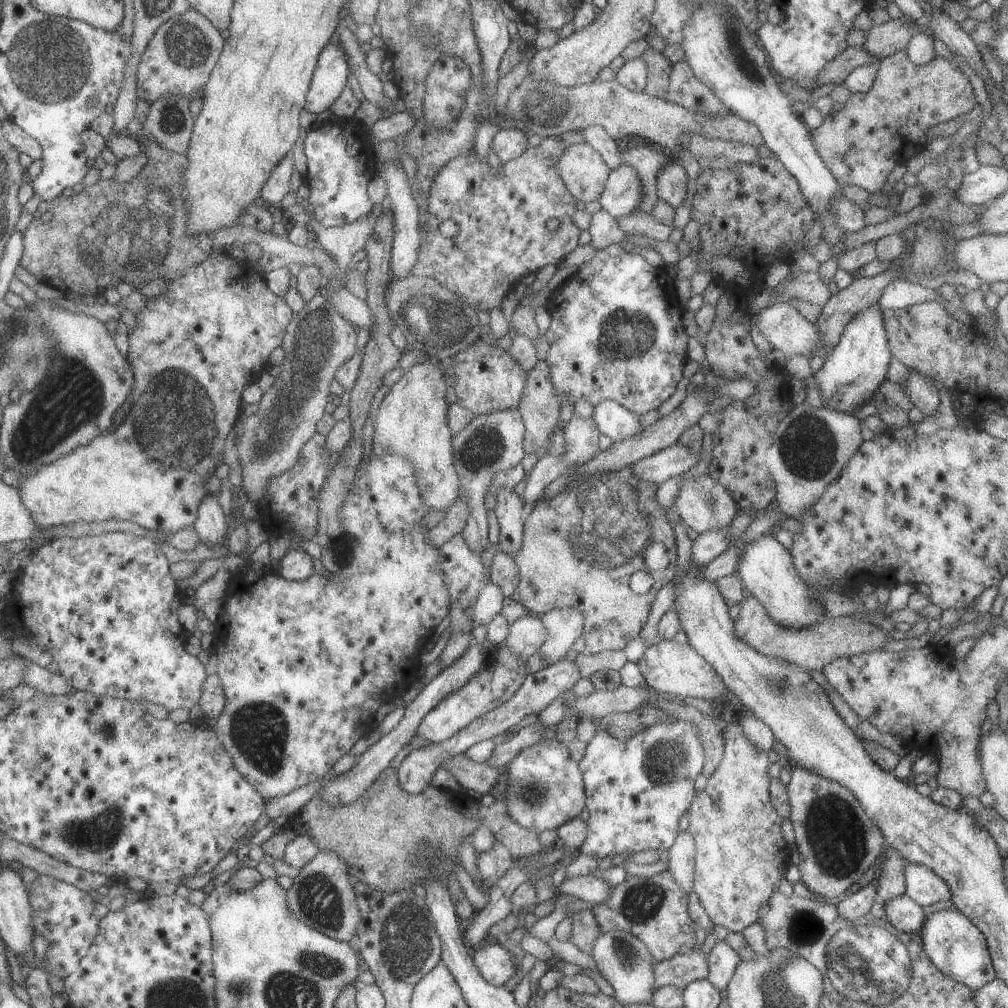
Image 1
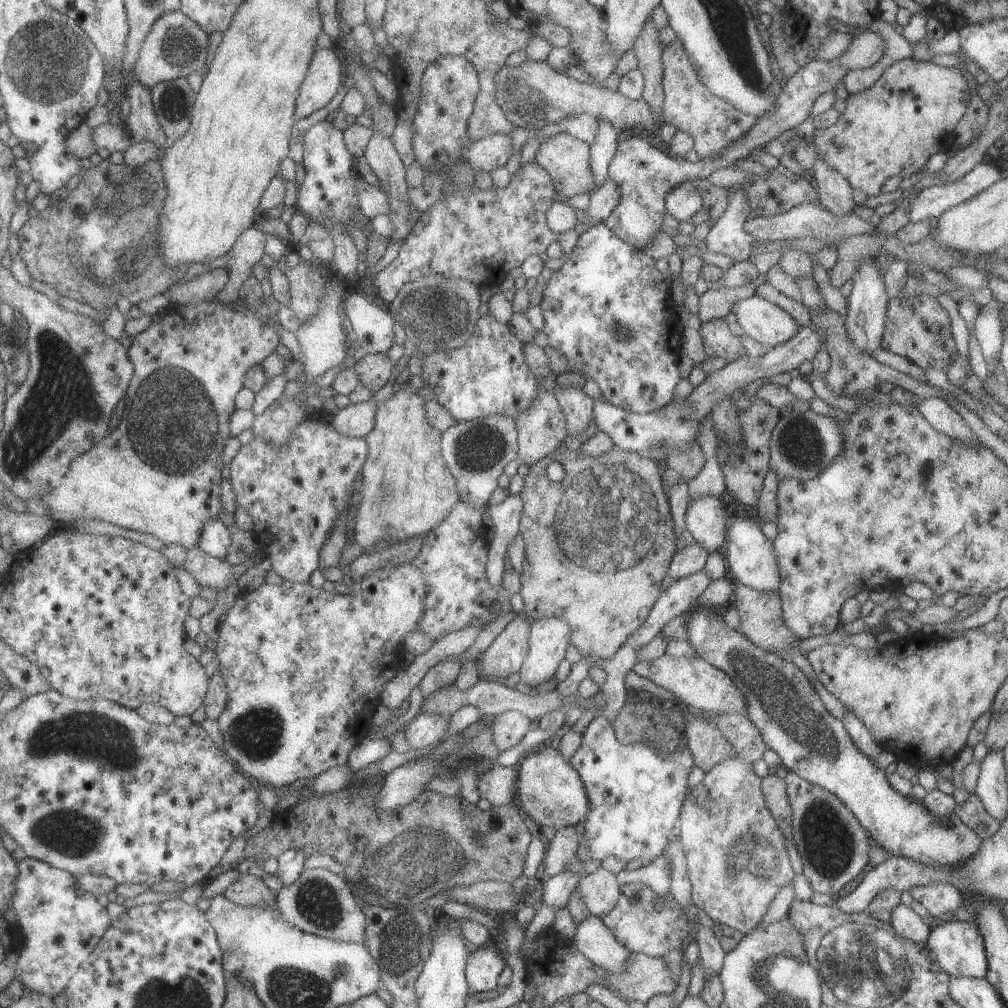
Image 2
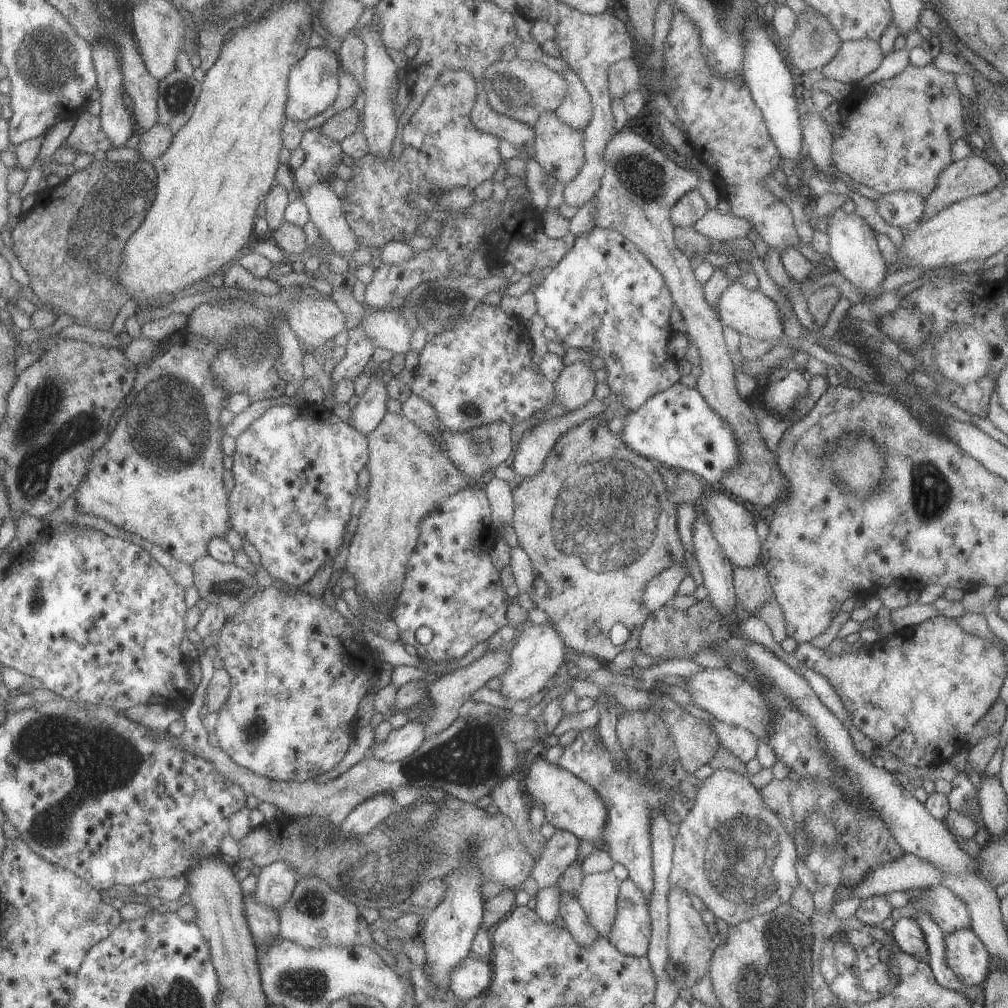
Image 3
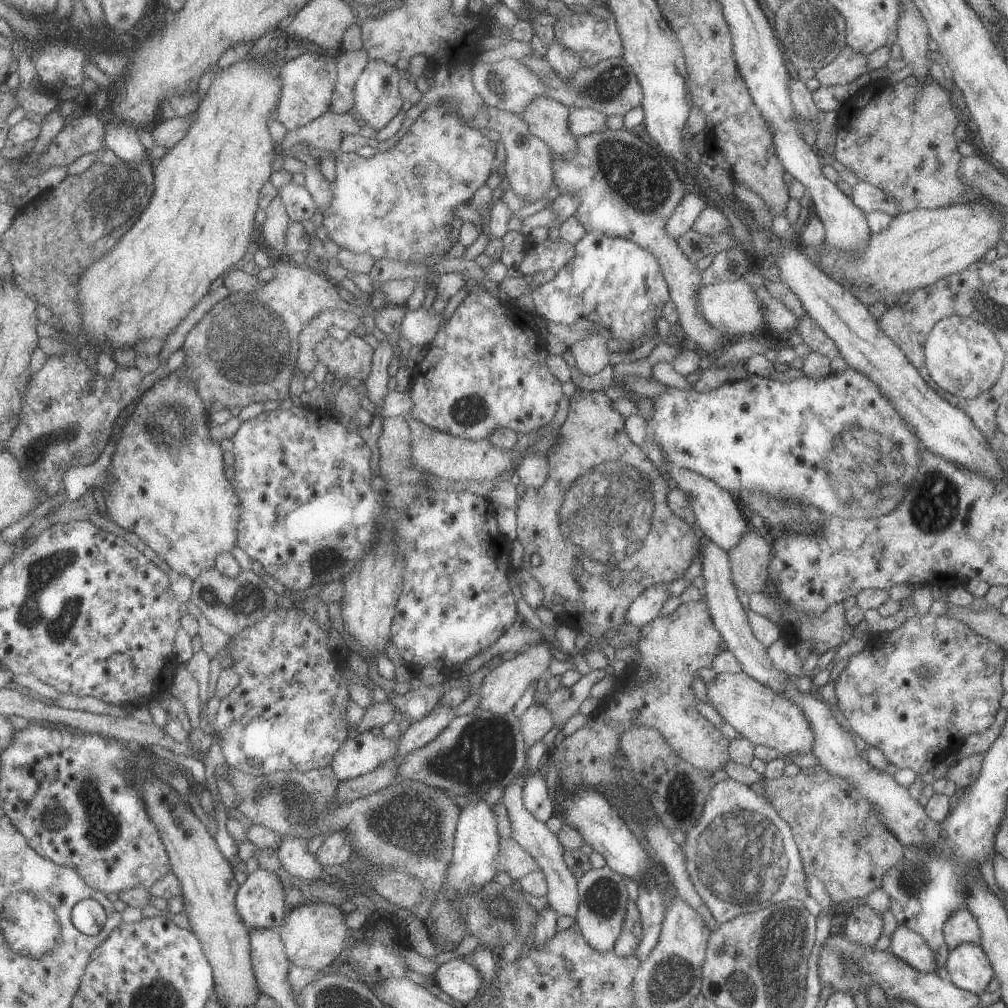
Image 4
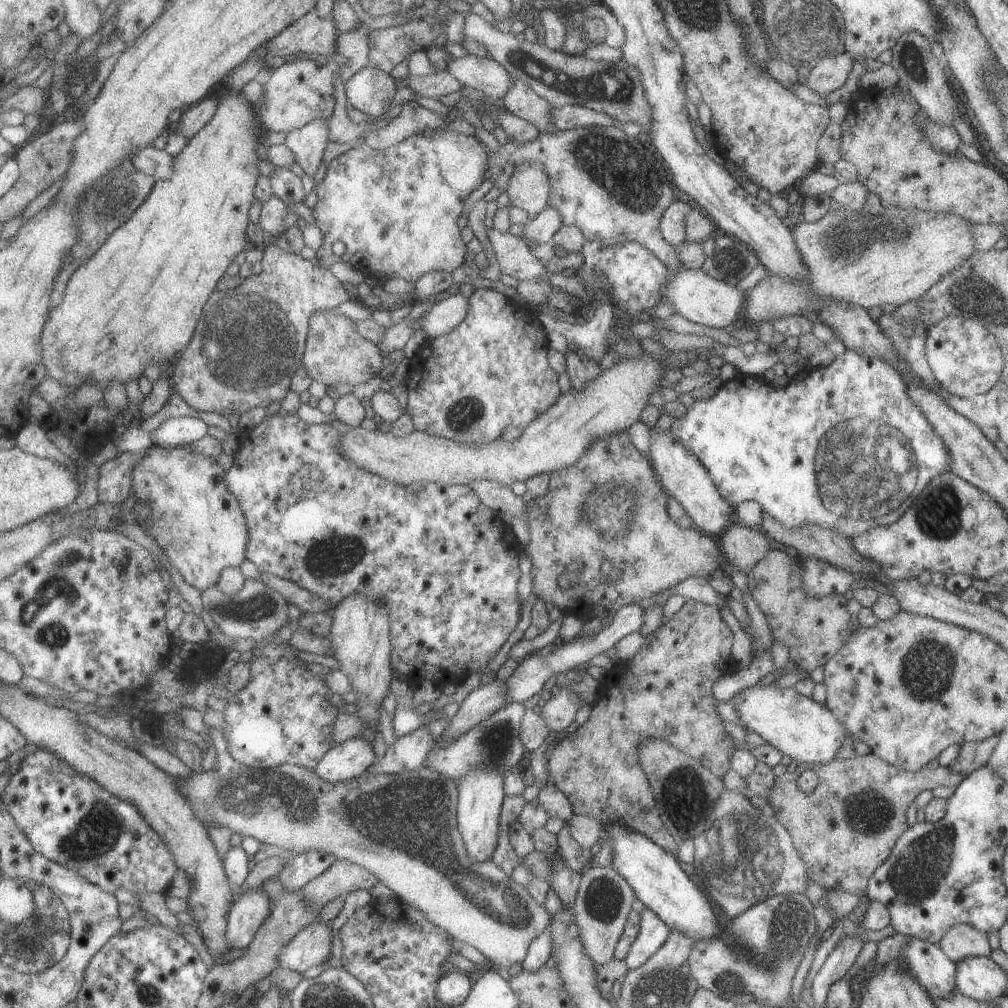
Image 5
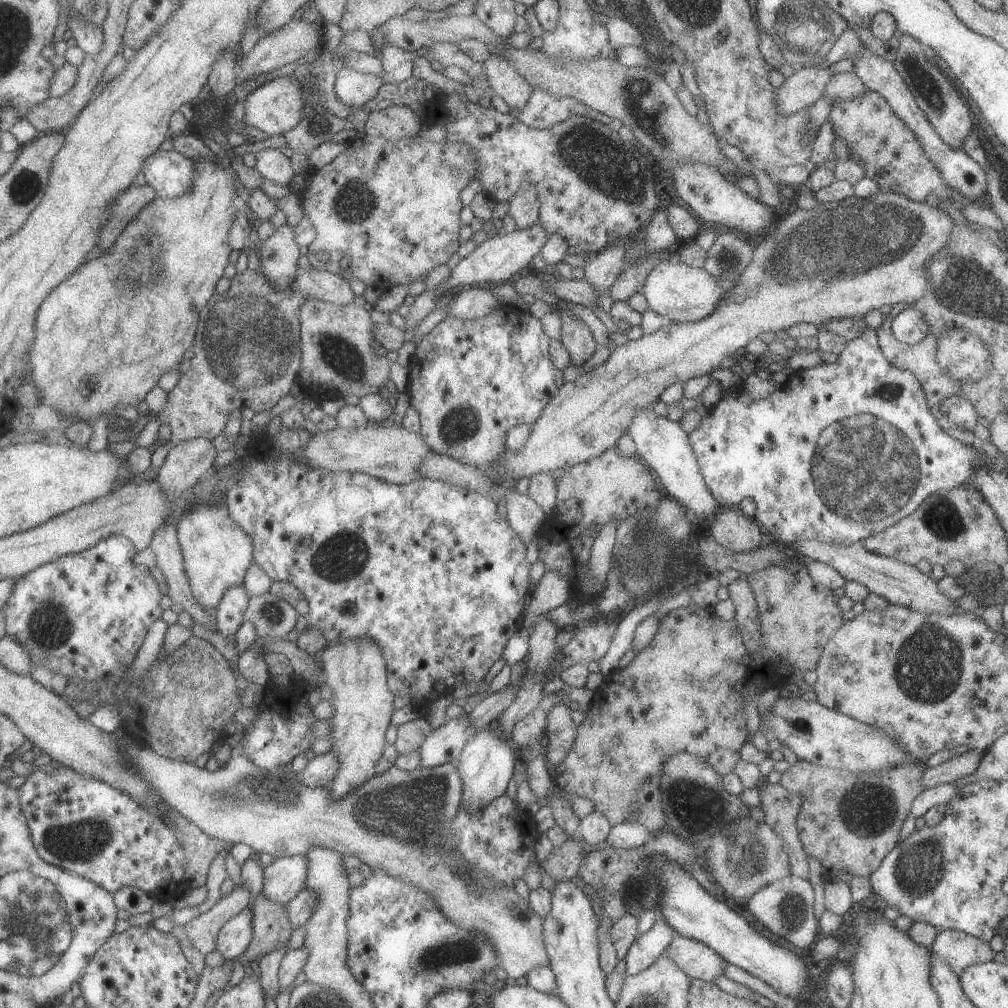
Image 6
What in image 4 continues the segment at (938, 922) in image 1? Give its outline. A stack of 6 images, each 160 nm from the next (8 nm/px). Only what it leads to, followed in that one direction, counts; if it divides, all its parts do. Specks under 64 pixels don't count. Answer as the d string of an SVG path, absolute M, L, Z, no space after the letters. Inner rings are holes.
M959 943L948 950L946 969L957 988L980 995L993 978L993 969L978 944Z

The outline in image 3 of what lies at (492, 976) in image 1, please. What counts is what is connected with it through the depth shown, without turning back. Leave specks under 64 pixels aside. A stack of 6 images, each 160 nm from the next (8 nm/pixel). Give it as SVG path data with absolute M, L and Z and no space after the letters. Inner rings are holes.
M467 956L450 972L449 994L466 1002L484 990L487 991L491 979L491 964L477 956Z

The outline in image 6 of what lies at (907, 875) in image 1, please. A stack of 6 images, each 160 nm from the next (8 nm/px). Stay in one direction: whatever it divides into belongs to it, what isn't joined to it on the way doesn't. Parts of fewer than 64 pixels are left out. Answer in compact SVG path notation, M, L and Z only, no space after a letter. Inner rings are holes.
M953 929L937 934L929 950L941 957L957 976L966 966L992 961L994 956L986 942Z

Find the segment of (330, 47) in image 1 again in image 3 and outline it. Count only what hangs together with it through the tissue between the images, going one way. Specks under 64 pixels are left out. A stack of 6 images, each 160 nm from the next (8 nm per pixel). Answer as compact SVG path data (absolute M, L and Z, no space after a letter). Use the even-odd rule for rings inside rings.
M324 46L308 48L291 66L286 82L285 116L289 120L304 121L324 111L336 99L338 76L342 71L336 53Z

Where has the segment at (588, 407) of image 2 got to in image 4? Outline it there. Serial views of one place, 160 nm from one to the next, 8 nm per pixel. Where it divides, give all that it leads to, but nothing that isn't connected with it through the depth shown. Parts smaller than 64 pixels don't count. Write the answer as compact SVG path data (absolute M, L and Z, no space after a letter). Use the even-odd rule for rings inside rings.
M599 333L588 335L568 349L574 356L576 370L585 376L597 374L608 364L610 352L606 347L606 336Z

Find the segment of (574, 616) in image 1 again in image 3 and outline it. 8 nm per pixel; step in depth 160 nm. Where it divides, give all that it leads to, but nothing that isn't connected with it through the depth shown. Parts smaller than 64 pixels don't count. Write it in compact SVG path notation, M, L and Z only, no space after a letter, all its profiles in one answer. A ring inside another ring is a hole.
M526 623L519 627L519 636L511 645L510 667L500 676L500 692L514 701L529 699L532 694L545 690L547 682L563 663L563 654L567 651L558 632L551 624Z

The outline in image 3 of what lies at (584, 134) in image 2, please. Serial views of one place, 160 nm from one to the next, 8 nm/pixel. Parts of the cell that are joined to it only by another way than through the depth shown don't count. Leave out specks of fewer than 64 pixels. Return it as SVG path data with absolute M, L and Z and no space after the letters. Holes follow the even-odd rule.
M571 70L561 75L566 82L566 93L554 110L555 116L572 129L582 131L591 120L592 104L581 79Z

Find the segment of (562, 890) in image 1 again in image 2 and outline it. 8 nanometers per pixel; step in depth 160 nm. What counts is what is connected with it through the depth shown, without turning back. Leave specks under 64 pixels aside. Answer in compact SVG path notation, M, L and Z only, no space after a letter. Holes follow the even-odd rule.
M599 867L592 873L583 873L578 880L576 888L590 914L599 918L612 910L619 896L619 886L617 885L615 875L602 867Z

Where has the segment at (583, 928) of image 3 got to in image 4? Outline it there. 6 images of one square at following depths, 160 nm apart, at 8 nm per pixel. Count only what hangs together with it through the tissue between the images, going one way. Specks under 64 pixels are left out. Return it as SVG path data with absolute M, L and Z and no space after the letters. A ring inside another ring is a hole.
M521 779L512 782L502 790L500 798L505 806L508 820L510 822L510 838L513 839L531 858L537 863L539 869L543 871L548 888L546 899L548 905L558 916L571 916L575 918L578 909L578 890L576 878L569 872L564 863L562 854L564 848L559 844L556 834L552 833L546 823L539 822L528 810L523 807L521 801L522 782Z

